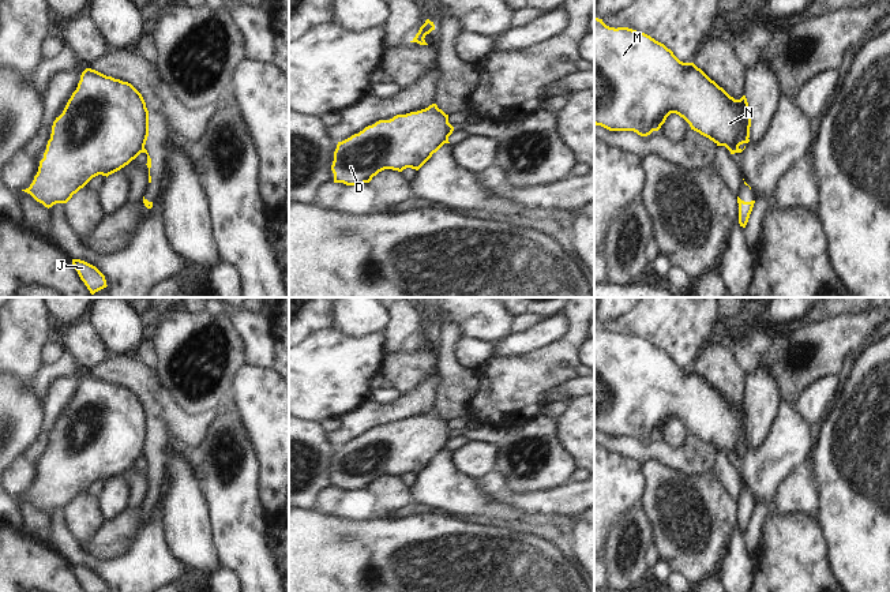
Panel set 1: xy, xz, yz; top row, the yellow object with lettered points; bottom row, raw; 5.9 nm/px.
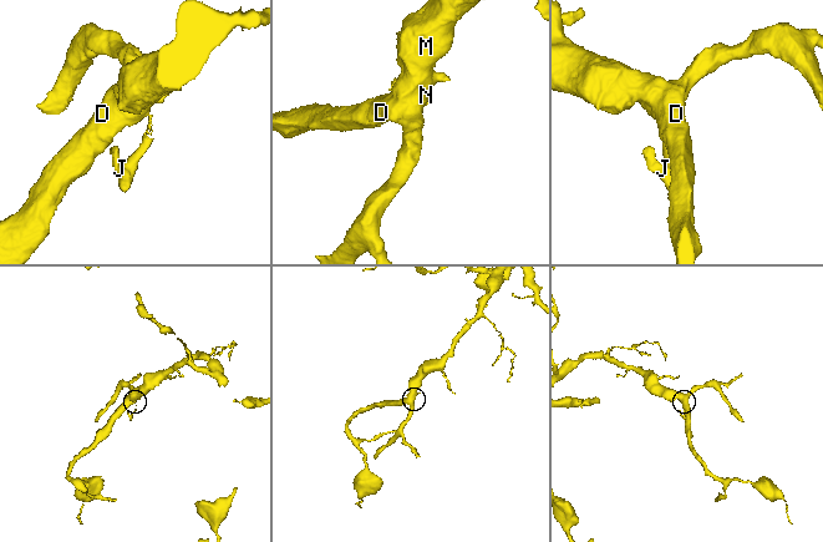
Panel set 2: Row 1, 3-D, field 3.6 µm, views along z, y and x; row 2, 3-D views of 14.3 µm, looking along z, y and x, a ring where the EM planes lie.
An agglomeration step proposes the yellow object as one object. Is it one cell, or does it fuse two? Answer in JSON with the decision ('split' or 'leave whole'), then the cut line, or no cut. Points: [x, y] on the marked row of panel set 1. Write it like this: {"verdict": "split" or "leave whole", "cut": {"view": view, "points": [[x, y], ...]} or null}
{"verdict": "split", "cut": {"view": "xy", "points": [[143, 148], [142, 152]]}}

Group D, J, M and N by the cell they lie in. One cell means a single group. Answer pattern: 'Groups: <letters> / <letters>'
Groups: D M N / J

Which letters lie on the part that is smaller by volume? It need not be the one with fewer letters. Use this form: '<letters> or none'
J

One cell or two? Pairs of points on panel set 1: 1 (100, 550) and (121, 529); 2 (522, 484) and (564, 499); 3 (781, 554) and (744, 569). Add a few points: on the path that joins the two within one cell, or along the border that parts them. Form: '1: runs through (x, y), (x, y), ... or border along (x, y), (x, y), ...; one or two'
1: runs through (105, 546), (116, 535); one
2: border along (570, 482), (525, 493), (506, 490); two
3: border along (754, 561), (755, 577); two

